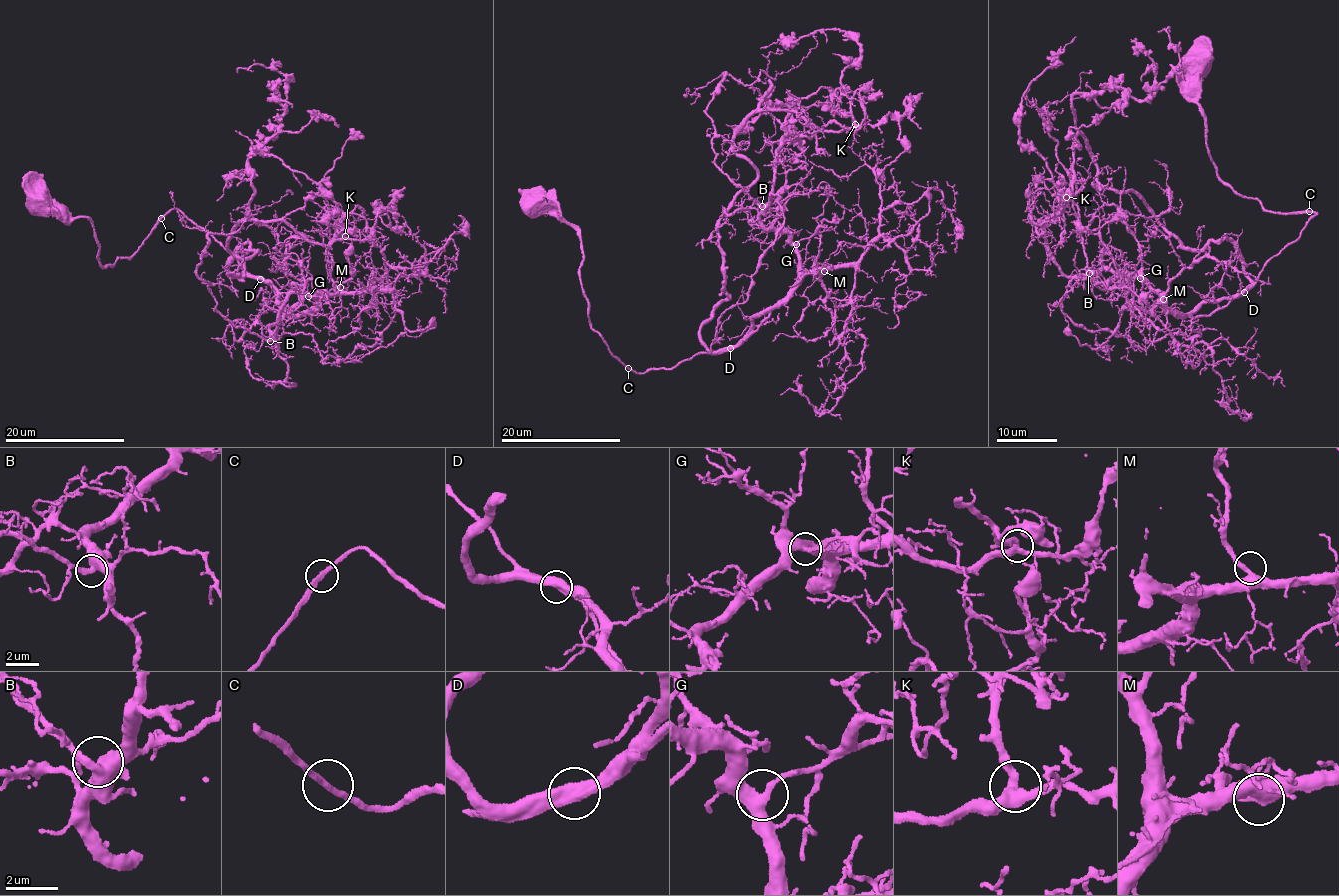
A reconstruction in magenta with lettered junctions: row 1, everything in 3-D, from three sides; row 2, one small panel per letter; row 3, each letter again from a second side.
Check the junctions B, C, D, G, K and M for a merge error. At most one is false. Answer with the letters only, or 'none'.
none

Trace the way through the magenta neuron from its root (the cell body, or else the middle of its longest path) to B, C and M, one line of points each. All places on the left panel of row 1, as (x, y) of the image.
B: (43, 201), (88, 218), (104, 266), (178, 208), (288, 314), (315, 299), (293, 304), (270, 341)
C: (43, 201), (57, 202), (74, 218), (88, 218), (99, 247), (98, 264), (104, 266), (132, 254), (161, 219)
M: (43, 201), (88, 218), (104, 266), (130, 256), (154, 224), (178, 208), (268, 285), (288, 314), (340, 287)

